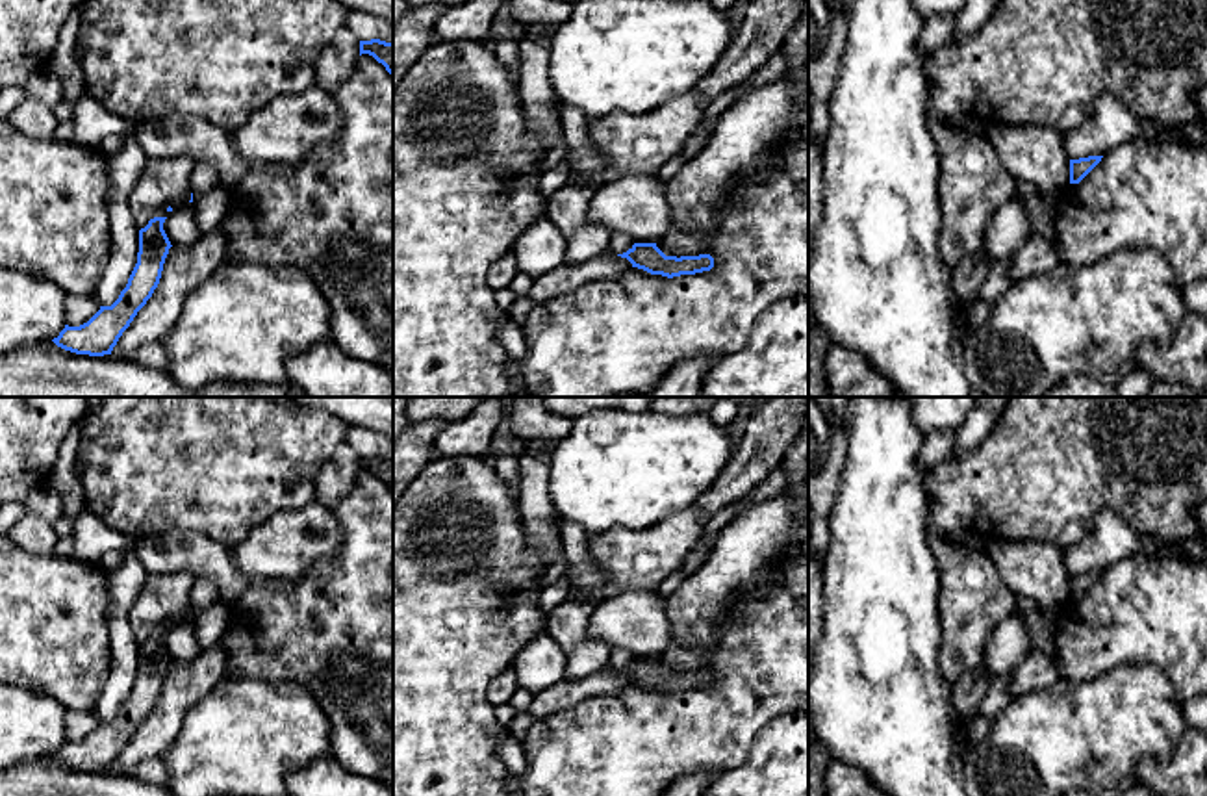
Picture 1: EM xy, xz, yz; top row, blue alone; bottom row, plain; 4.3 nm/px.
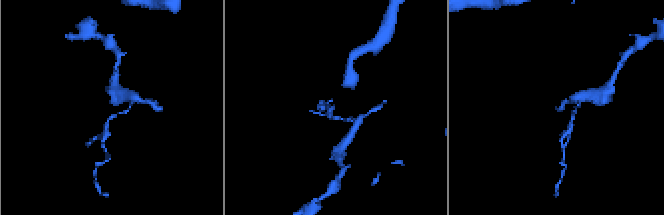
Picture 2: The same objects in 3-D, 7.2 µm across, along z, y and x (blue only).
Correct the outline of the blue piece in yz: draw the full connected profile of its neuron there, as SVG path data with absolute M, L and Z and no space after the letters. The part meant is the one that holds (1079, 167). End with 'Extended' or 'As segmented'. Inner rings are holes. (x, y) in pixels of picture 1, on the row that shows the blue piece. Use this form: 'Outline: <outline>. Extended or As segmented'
Outline: M1088 156L1079 160L1070 160L1070 184L1079 184L1103 156Z. As segmented

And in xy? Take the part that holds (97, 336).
Outline: M154 217L139 230L137 263L119 299L111 306L100 306L100 310L80 327L65 325L59 336L52 340L57 347L89 356L111 354L122 332L159 284L165 258L172 247L163 230L165 219L167 217Z. As segmented

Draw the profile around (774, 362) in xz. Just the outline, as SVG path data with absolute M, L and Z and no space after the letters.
M808 297L769 306L747 343L708 367L701 397L808 397Z

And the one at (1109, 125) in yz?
M1103 95L1077 128L1062 134L1066 158L1105 156L1120 145L1140 139L1142 121L1146 119L1131 113L1120 100Z

